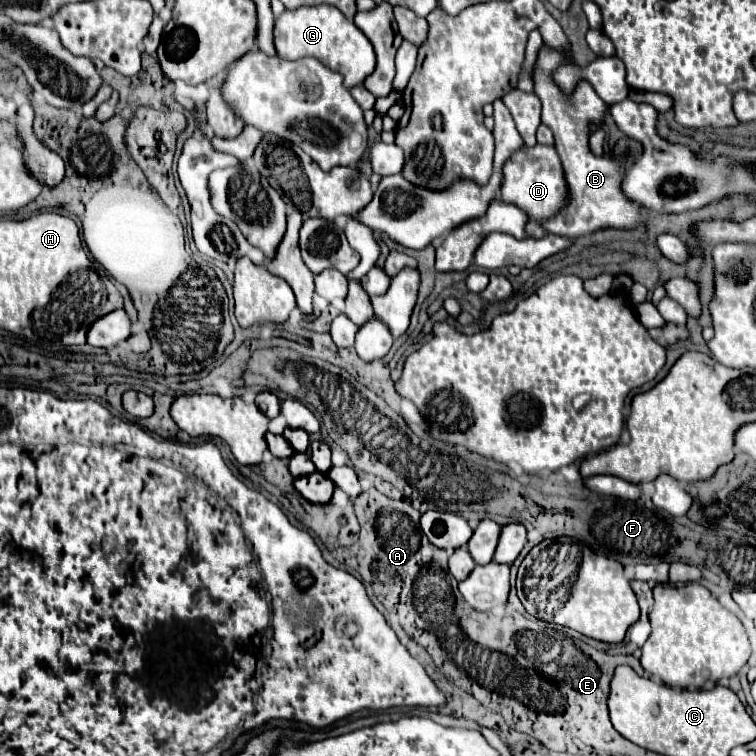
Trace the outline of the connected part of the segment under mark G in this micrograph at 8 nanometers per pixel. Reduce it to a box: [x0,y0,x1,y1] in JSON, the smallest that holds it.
[273,5,375,89]

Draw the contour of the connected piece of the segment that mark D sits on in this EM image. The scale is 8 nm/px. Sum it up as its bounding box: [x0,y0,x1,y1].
[501,143,567,237]

